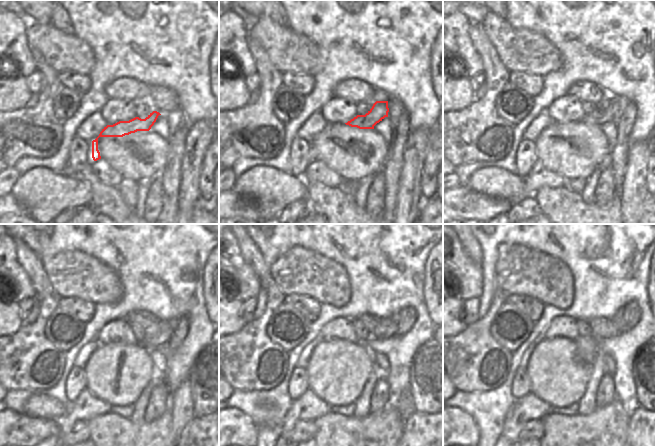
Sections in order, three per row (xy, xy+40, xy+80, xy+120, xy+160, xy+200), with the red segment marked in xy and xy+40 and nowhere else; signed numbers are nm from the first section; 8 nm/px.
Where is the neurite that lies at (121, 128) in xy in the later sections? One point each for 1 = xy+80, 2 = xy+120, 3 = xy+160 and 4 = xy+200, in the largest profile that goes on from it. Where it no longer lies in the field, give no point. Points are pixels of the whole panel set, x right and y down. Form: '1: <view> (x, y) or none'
1: xy+80 (604, 110)
2: xy+120 (160, 332)
3: xy+160 (388, 327)
4: xy+200 (618, 321)

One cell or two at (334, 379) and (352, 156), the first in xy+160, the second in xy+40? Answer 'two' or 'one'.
one

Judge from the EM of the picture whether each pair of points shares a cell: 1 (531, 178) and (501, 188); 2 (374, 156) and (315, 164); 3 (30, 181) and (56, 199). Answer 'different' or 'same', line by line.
1: different
2: different
3: same

